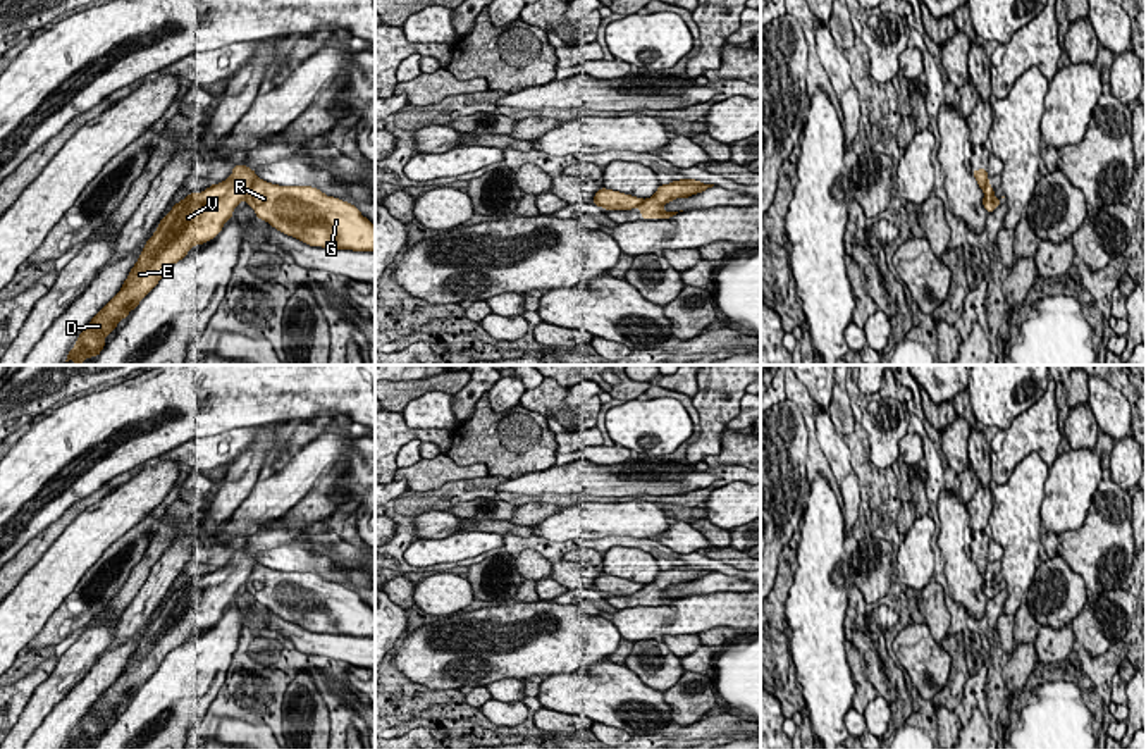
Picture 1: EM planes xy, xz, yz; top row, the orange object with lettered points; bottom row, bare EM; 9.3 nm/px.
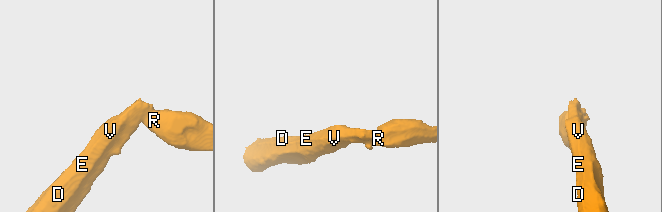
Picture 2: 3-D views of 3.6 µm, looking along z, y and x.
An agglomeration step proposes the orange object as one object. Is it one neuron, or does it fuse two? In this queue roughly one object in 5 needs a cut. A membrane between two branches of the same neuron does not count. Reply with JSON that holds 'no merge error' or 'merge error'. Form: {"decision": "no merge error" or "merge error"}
{"decision": "merge error"}

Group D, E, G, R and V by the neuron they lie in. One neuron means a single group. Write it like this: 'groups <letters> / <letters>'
groups D E V / G R

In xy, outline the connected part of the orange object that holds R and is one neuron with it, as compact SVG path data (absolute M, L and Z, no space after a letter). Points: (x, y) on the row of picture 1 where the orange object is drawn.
M256 177L244 201L255 210L258 219L310 246L375 251L375 226L354 205L327 196L322 189L279 186Z

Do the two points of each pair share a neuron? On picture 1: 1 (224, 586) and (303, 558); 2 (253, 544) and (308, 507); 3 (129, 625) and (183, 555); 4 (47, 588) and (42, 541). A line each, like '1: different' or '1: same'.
1: different
2: same
3: same
4: different

